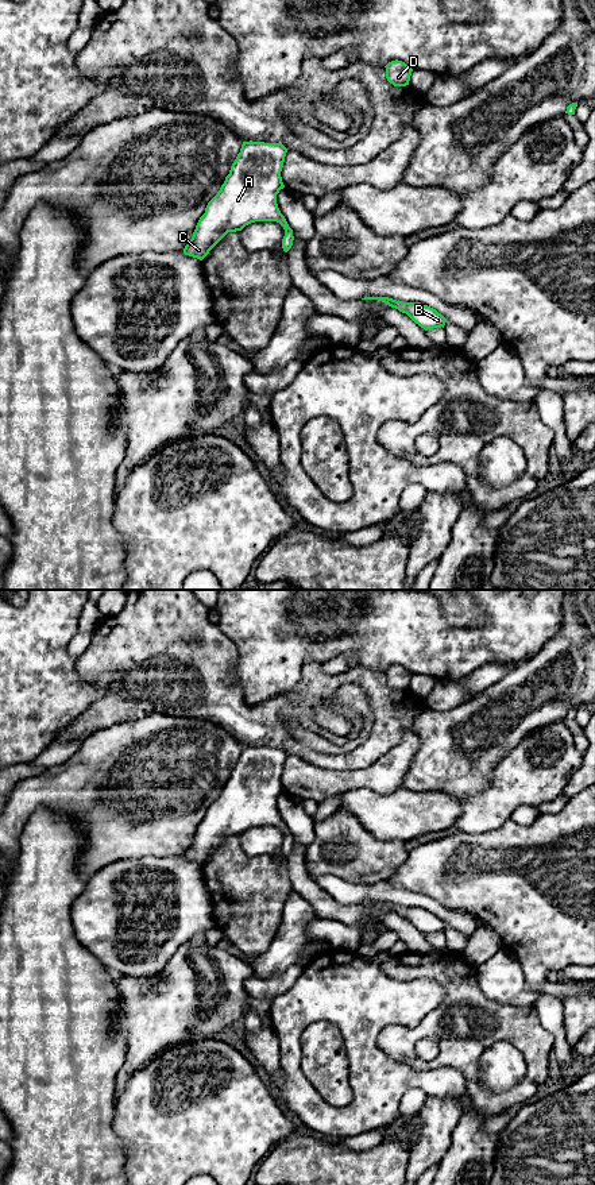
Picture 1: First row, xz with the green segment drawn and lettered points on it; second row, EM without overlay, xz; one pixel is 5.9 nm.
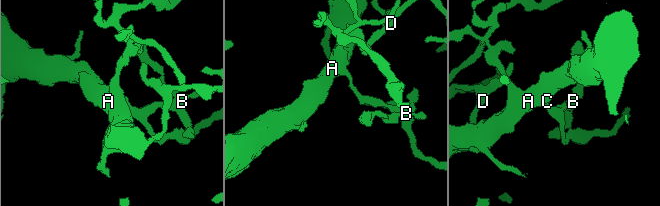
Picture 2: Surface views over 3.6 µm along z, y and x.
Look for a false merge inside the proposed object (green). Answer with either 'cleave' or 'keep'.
keep

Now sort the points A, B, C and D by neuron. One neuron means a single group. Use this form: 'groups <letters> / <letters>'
groups A B C D

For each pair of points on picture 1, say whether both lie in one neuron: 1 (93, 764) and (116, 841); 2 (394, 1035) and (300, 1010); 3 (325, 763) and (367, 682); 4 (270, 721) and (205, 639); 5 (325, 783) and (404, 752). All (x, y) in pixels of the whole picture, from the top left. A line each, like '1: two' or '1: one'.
1: one
2: two
3: one
4: one
5: one

